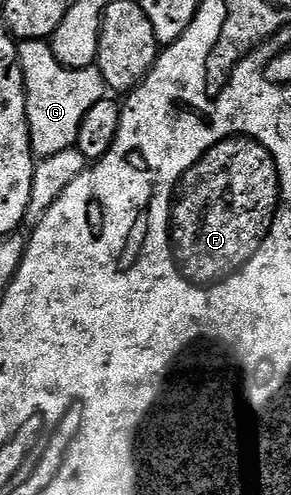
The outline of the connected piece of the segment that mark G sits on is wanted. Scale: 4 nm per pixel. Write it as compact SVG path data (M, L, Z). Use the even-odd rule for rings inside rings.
M25 39L19 44L18 58L24 71L26 113L32 153L37 160L54 157L76 145L82 117L98 101L106 98L104 78L99 67L64 67L54 57L51 46L43 39Z

